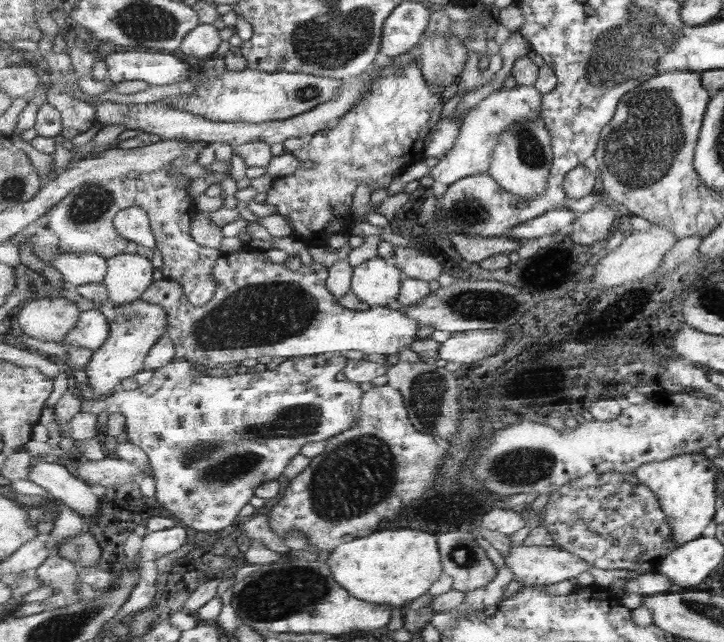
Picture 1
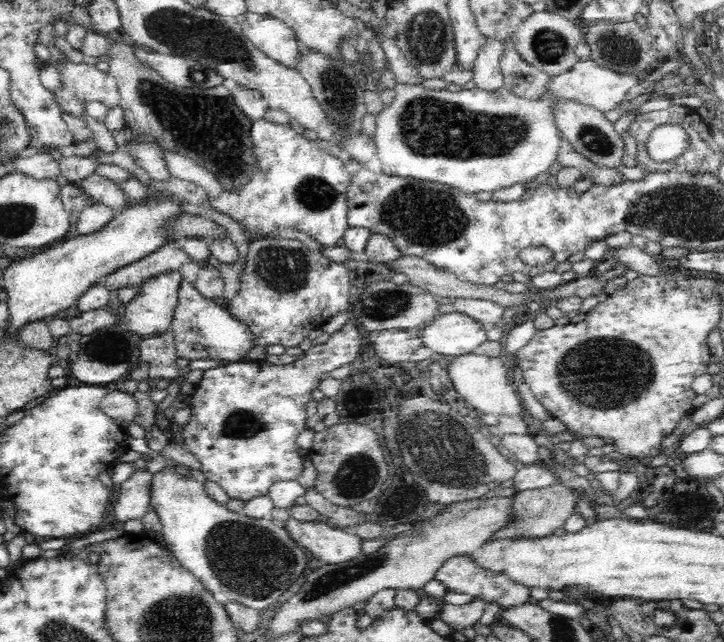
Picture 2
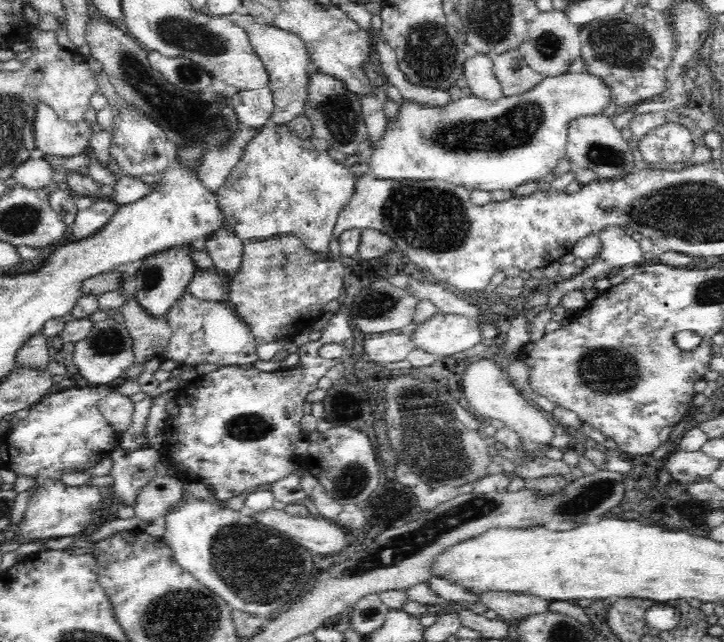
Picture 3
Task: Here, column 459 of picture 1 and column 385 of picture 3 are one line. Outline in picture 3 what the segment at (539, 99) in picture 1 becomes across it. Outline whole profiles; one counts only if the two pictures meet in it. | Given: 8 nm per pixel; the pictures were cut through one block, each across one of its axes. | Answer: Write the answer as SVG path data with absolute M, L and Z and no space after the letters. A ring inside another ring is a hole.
M568 72L558 75L557 77L544 77L542 82L536 84L534 88L526 90L526 92L522 92L522 94L507 97L502 96L496 100L496 102L484 101L471 94L460 97L455 101L451 100L449 103L446 103L446 106L426 107L404 99L403 105L397 112L395 121L389 120L387 122L386 134L371 154L371 160L368 162L371 175L382 181L444 181L454 184L455 186L466 188L469 192L474 190L488 191L489 193L496 190L514 191L515 188L518 188L522 184L540 182L551 177L554 167L558 164L558 160L564 158L567 154L567 138L569 137L568 125L580 117L600 115L610 104L610 95L608 94L610 94L610 89L608 89L606 85L602 85L598 77L586 72Z

